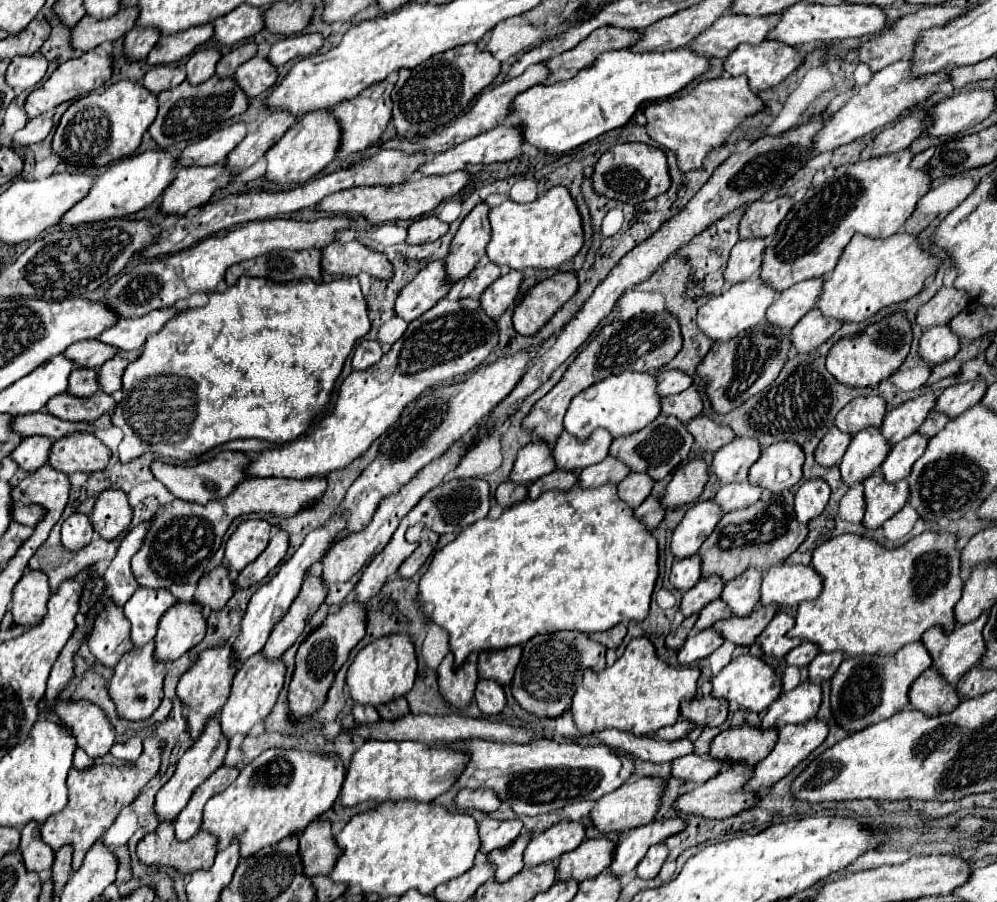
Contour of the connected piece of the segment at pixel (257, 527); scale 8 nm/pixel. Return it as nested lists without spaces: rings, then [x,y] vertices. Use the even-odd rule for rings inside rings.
[[[264,519],[242,521],[226,543],[226,563],[230,571],[238,573],[252,563],[268,545],[272,525]]]

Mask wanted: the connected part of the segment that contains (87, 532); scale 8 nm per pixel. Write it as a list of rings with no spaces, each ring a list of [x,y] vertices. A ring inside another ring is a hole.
[[[72,513],[64,523],[62,523],[62,545],[70,551],[82,549],[88,545],[94,537],[92,523],[86,515],[82,513]]]

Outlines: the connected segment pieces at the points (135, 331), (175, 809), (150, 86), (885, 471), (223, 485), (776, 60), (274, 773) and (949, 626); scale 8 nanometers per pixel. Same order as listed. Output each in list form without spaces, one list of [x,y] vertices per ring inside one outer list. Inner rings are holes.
[[[150,311],[144,317],[136,317],[136,319],[120,319],[114,327],[102,331],[102,335],[98,335],[96,339],[100,343],[108,343],[110,347],[116,347],[118,351],[130,351],[136,349],[140,351],[146,337],[150,333],[158,333],[164,323],[174,317],[176,311]]]
[[[216,717],[216,719],[212,719],[212,723],[206,725],[206,731],[202,731],[202,737],[198,737],[198,743],[192,743],[192,747],[180,757],[180,761],[176,763],[176,771],[174,771],[172,779],[158,791],[158,795],[156,795],[156,813],[158,813],[160,821],[178,817],[178,813],[190,801],[194,789],[200,783],[204,783],[224,763],[226,751],[228,751],[228,739],[226,739],[226,735],[222,735],[222,729],[218,727],[218,717]]]
[[[158,65],[152,67],[146,77],[144,77],[144,87],[152,93],[162,93],[166,89],[172,89],[176,85],[180,85],[186,79],[186,71],[172,67],[172,65]]]
[[[914,433],[906,439],[902,439],[900,443],[896,443],[892,447],[888,459],[880,467],[880,473],[884,475],[884,479],[888,483],[896,483],[896,481],[908,477],[912,471],[912,465],[924,453],[926,445],[928,445],[928,437],[920,435],[920,433]]]
[[[222,451],[216,457],[196,463],[196,465],[172,465],[172,463],[162,463],[162,461],[152,461],[150,471],[152,475],[166,485],[166,489],[182,499],[182,501],[196,501],[196,503],[208,503],[212,499],[222,499],[228,497],[230,491],[234,491],[234,487],[246,479],[244,475],[244,467],[248,463],[248,455],[246,453],[238,453],[238,451]]]
[[[762,41],[758,45],[738,45],[726,59],[724,59],[724,71],[728,75],[746,75],[748,85],[752,91],[770,89],[778,83],[782,83],[804,59],[804,53],[798,53],[794,47],[780,43],[780,41]]]
[[[272,747],[250,761],[230,787],[208,799],[202,829],[220,839],[218,849],[238,839],[240,855],[246,859],[262,847],[304,831],[310,821],[330,809],[344,783],[344,773],[344,765],[336,755]]]
[[[924,531],[912,537],[908,543],[888,549],[876,539],[864,535],[840,535],[814,551],[812,565],[824,579],[824,589],[818,599],[806,601],[798,607],[796,625],[790,629],[788,637],[800,637],[802,641],[812,641],[820,651],[844,651],[846,657],[856,657],[862,653],[894,655],[902,645],[918,641],[922,633],[934,625],[942,625],[946,633],[956,627],[954,605],[962,595],[960,577],[960,549],[956,547],[956,533],[936,533]]]

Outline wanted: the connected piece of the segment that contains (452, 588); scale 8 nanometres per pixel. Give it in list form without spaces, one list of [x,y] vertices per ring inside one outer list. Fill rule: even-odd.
[[[606,483],[596,489],[582,489],[580,485],[572,487],[572,491],[546,491],[536,501],[524,499],[516,505],[510,505],[504,509],[504,513],[498,519],[482,519],[474,525],[466,527],[452,543],[448,543],[444,549],[440,549],[434,555],[434,561],[430,563],[428,571],[420,579],[420,603],[432,603],[434,611],[430,615],[432,623],[438,627],[444,627],[450,633],[450,651],[454,653],[454,663],[460,667],[466,657],[472,651],[484,651],[484,649],[504,649],[512,645],[524,645],[528,639],[532,639],[538,633],[556,633],[556,631],[608,631],[610,627],[622,623],[622,621],[642,621],[648,615],[652,591],[658,579],[658,541],[648,531],[646,523],[642,523],[638,517],[634,517],[634,509],[630,509],[624,501],[618,499],[618,485]]]

